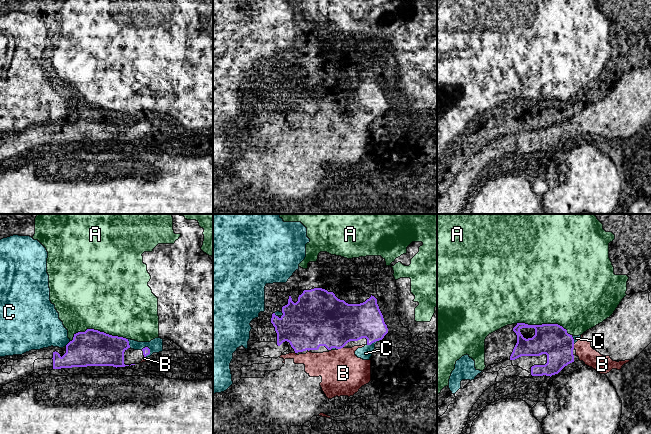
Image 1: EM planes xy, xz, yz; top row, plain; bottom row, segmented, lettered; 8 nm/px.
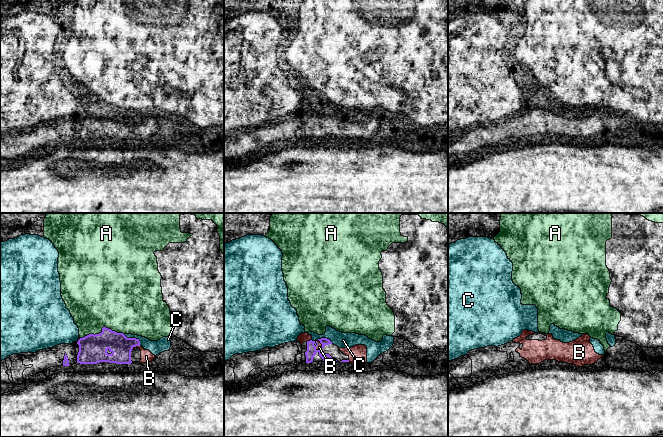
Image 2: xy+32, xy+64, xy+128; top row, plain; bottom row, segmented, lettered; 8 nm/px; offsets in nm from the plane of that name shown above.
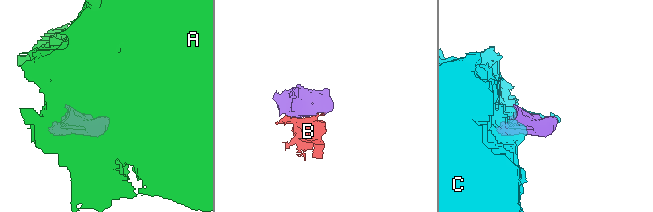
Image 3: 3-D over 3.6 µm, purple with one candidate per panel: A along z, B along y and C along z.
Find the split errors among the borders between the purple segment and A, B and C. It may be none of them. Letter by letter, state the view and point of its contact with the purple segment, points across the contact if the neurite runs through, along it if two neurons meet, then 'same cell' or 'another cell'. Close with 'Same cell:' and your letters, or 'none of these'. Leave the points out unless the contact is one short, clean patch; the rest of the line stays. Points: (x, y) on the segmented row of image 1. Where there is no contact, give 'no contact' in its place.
A: xy (97, 330) | another cell
B: xz (340, 348) | same cell
C: xz (373, 342) | another cell
Same cell: B

